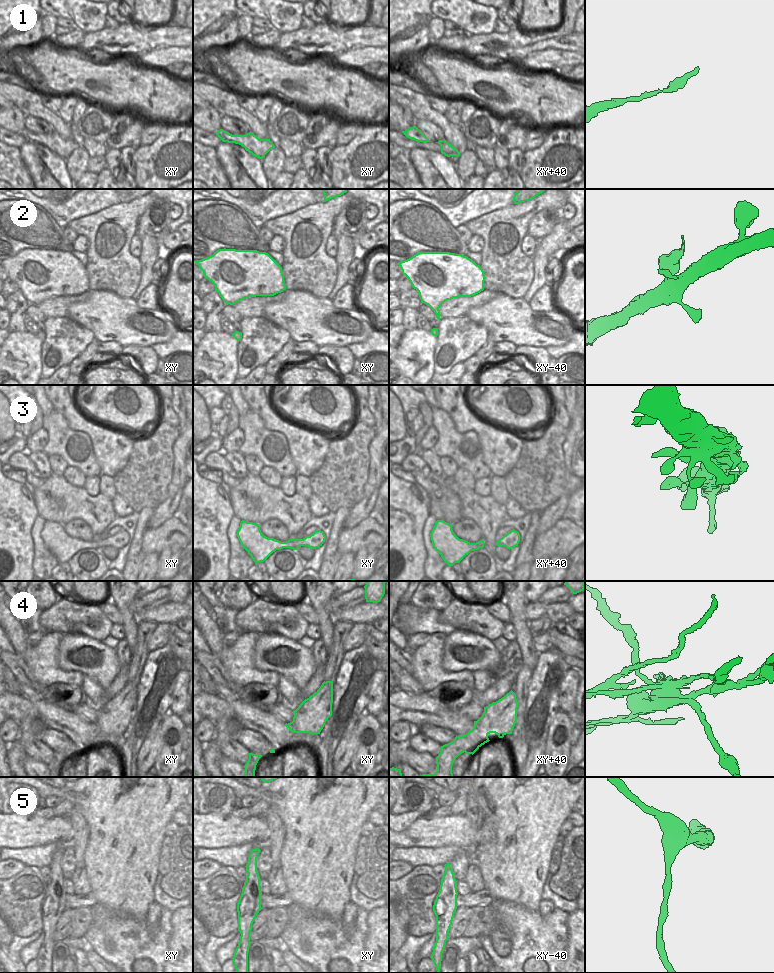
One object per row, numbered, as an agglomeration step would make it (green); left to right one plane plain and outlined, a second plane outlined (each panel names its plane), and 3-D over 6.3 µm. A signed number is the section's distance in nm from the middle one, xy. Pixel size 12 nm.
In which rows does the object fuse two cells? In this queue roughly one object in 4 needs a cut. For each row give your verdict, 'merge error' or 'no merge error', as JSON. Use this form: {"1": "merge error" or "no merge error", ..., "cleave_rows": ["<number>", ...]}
{"1": "no merge error", "2": "no merge error", "3": "no merge error", "4": "merge error", "5": "no merge error", "cleave_rows": ["4"]}

